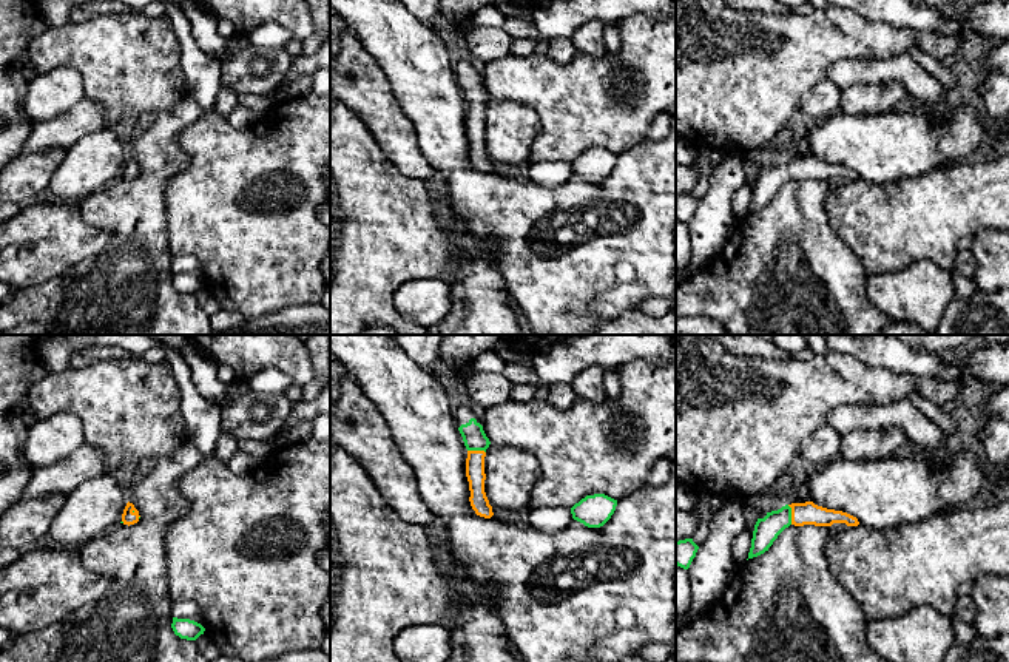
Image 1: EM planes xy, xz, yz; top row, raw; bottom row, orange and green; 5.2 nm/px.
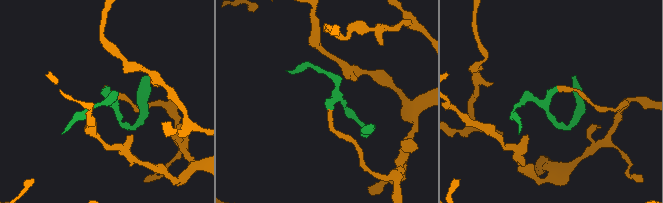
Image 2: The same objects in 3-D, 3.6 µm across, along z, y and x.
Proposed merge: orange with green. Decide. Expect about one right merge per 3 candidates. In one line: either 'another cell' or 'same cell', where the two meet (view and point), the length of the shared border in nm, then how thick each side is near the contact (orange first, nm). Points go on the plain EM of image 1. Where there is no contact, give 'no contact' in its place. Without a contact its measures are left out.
same cell; contact yz (792, 168); length 110 nm; calibres 120 and 130 nm

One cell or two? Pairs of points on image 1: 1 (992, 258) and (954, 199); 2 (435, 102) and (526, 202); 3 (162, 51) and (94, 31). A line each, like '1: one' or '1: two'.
1: two
2: one
3: one

